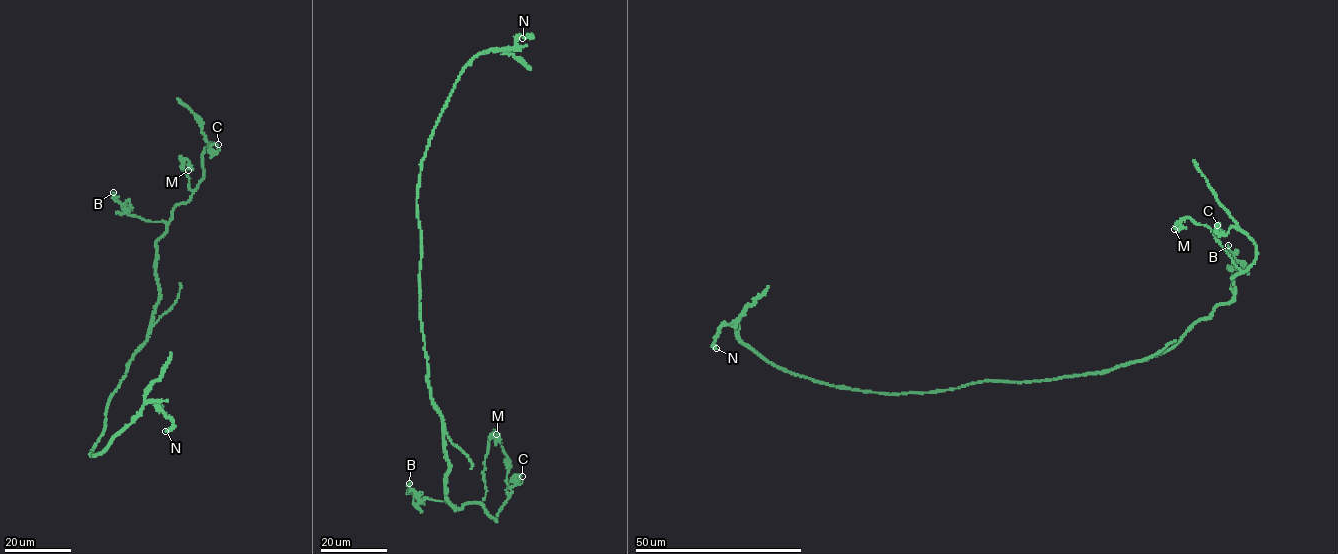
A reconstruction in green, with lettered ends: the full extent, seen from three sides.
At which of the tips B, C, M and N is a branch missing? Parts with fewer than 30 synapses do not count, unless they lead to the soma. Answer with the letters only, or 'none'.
none

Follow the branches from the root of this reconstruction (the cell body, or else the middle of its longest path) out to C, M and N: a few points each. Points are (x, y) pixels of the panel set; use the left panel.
C: (122, 378), (158, 300), (156, 241), (204, 176), (203, 151), (218, 144)
M: (122, 378), (145, 341), (158, 300), (156, 241), (172, 210), (192, 192), (180, 157), (188, 162), (188, 170)
N: (122, 378), (108, 402), (106, 421), (91, 457), (103, 452), (149, 402), (157, 401), (172, 422), (165, 431)

